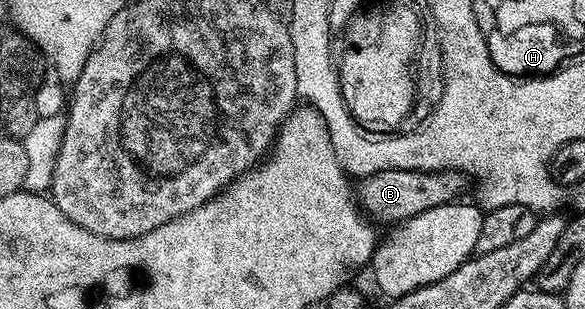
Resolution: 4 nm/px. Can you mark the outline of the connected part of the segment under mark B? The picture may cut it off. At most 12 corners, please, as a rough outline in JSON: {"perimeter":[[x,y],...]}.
{"perimeter":[[376,171],[356,196],[371,219],[401,223],[453,205],[465,173]]}

